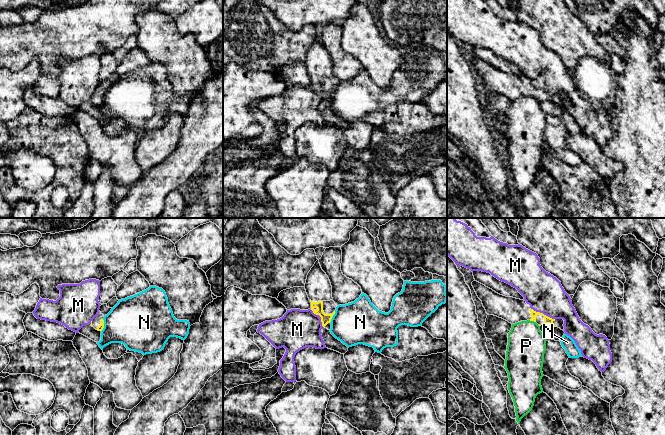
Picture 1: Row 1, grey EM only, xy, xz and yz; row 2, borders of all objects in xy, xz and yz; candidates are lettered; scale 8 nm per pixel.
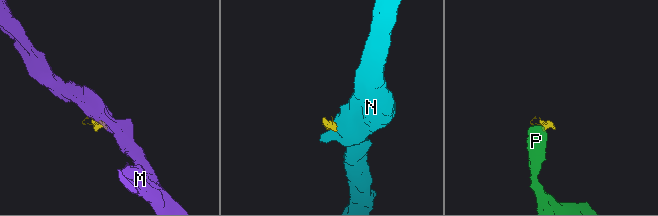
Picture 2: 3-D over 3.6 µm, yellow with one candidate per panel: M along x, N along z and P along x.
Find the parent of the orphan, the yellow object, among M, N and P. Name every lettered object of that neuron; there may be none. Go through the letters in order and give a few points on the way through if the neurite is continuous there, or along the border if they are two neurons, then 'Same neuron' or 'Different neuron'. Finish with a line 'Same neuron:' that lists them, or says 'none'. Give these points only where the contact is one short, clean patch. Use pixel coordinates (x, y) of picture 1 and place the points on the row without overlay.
M: Boundary: yz (530, 83), (554, 95). Different neuron
N: Boundary: xz (335, 87), (330, 97). Different neuron
P: Boundary: yz (529, 96), (535, 98). Different neuron
Same neuron: none

